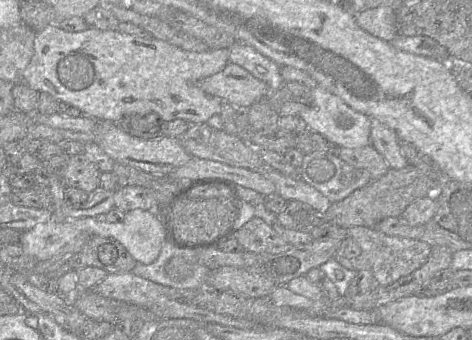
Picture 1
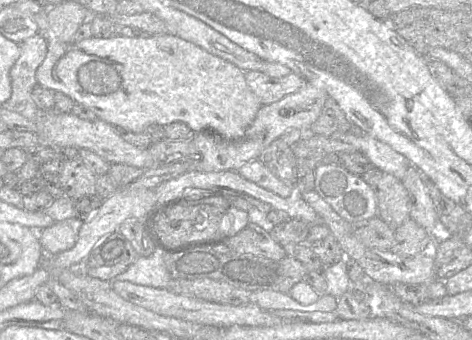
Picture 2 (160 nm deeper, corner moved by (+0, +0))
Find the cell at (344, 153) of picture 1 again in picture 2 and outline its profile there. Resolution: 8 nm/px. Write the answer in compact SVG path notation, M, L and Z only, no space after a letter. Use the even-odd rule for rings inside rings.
M376 167L361 177L373 189L383 221L395 229L410 217L409 195L399 179Z

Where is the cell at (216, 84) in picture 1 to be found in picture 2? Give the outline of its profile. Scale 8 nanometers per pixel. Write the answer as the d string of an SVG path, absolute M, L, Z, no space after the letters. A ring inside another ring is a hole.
M247 71L245 79L262 105L277 102L283 97L297 92L306 83L294 73L282 78L274 78L263 72Z

